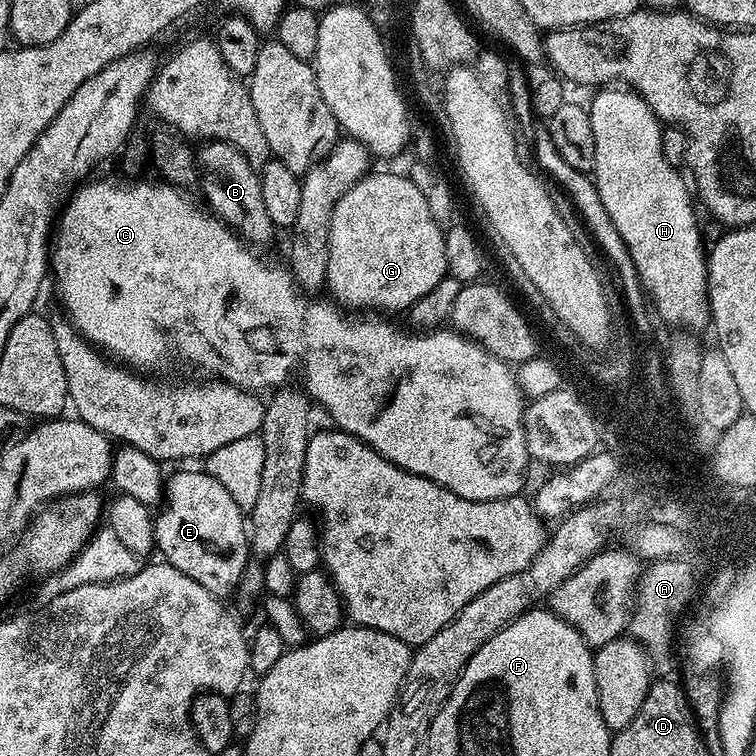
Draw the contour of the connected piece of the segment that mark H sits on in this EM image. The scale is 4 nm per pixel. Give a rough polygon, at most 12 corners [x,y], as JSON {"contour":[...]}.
{"contour":[[590,103],[594,179],[655,315],[710,324],[710,260],[661,121]]}

